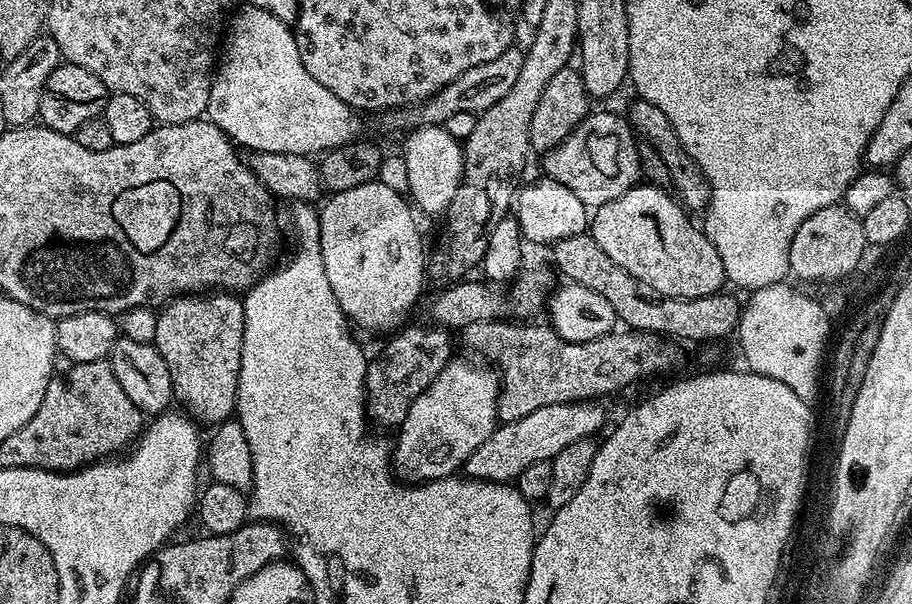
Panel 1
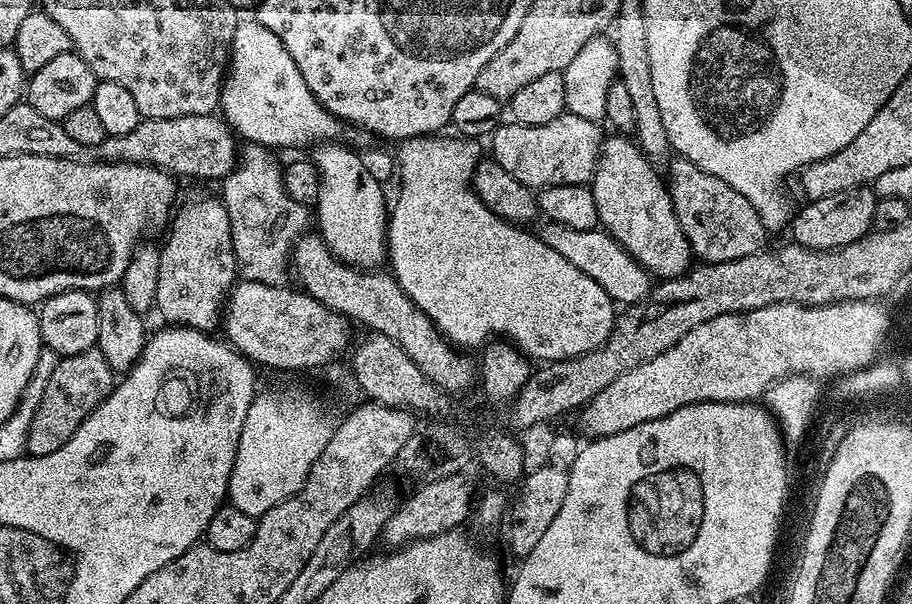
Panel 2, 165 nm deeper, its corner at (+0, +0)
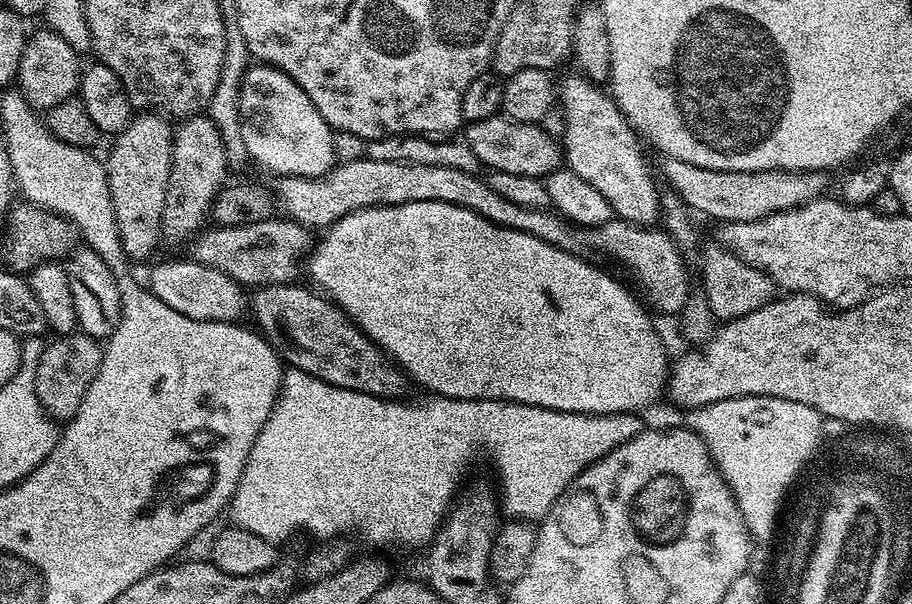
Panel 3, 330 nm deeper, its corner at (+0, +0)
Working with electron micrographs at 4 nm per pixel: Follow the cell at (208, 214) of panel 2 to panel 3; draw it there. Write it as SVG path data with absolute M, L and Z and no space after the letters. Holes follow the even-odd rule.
M207 114L190 116L181 124L184 125L177 127L172 137L172 165L166 206L162 210L162 236L165 241L188 242L205 231L212 214L212 204L217 194L226 187L230 169L222 134L211 117Z

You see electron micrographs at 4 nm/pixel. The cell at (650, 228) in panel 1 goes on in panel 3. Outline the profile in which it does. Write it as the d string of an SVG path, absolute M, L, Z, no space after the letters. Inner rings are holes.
M573 74L566 77L564 81L559 81L558 96L561 106L562 104L564 106L562 119L565 122L565 130L562 133L562 160L566 167L574 170L578 178L590 182L590 186L595 186L605 196L606 202L610 202L613 213L619 219L631 224L655 225L660 219L661 189L656 188L656 180L648 169L648 160L640 149L641 137L632 123L624 117L616 101L603 87L593 84L591 80L579 74Z

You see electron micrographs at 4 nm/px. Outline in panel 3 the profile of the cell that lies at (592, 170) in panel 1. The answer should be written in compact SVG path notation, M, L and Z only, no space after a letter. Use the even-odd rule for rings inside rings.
M497 114L482 122L468 124L466 135L470 150L474 150L485 169L493 172L546 178L562 164L562 148L557 137L548 136L547 130L540 124L523 124L517 120L509 120L503 114Z

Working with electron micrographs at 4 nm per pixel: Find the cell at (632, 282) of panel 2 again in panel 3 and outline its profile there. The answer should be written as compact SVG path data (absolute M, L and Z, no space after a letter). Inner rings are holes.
M365 158L345 164L337 163L326 174L314 178L282 176L275 183L274 195L279 207L288 211L285 212L287 219L296 220L309 230L327 230L346 214L363 208L398 206L406 202L446 202L474 210L474 214L503 228L542 238L542 242L575 256L592 258L595 252L601 252L617 260L622 267L632 271L633 278L644 287L648 295L647 303L660 312L679 314L688 301L689 265L685 264L683 254L663 227L631 224L613 218L597 228L587 228L565 220L555 210L518 206L518 202L510 202L502 198L502 194L490 190L487 181L477 173L454 170L454 166L422 166L418 162L386 162Z

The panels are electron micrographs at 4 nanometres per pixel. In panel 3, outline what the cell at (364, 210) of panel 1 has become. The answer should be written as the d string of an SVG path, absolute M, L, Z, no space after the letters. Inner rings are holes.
M267 66L249 67L244 75L242 90L240 92L240 121L242 122L242 140L246 142L246 150L253 161L257 160L268 172L273 172L273 177L301 176L314 178L326 174L337 163L332 142L333 128L328 125L326 118L318 114L314 102L282 70Z

